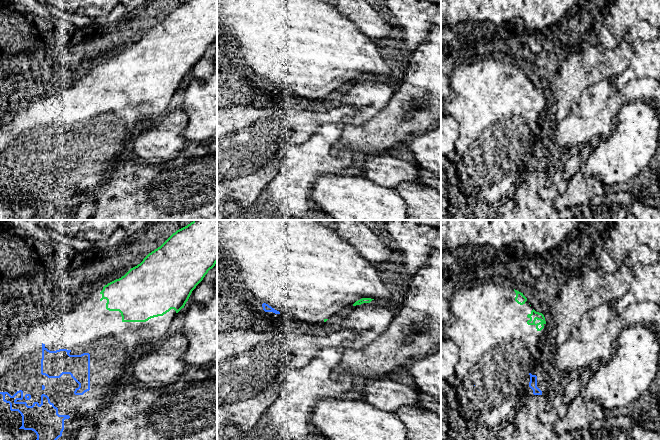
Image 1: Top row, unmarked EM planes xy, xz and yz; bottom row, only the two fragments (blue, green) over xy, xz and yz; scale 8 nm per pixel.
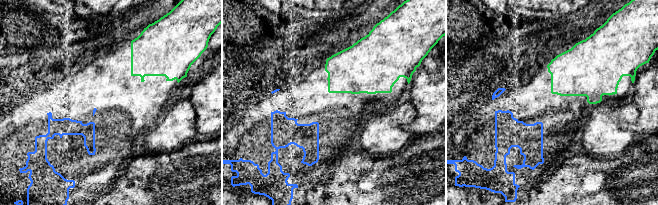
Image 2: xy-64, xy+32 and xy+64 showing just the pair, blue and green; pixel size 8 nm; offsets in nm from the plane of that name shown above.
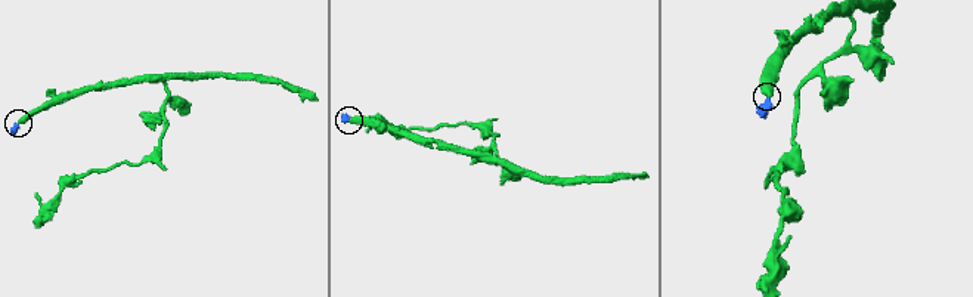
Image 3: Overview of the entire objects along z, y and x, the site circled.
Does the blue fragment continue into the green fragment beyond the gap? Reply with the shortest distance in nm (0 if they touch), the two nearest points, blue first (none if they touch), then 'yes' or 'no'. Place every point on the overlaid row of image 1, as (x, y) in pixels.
340 nm | yz (530, 373), (537, 330) | yes

